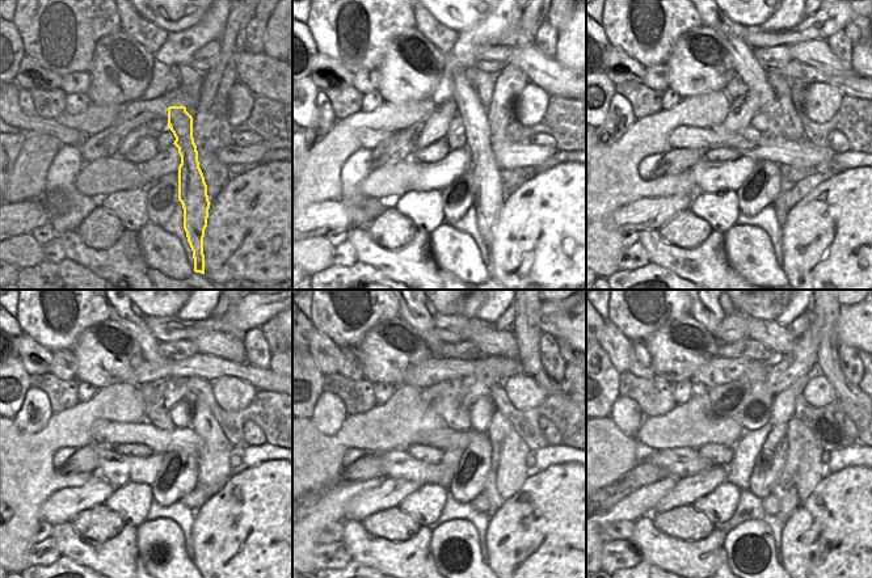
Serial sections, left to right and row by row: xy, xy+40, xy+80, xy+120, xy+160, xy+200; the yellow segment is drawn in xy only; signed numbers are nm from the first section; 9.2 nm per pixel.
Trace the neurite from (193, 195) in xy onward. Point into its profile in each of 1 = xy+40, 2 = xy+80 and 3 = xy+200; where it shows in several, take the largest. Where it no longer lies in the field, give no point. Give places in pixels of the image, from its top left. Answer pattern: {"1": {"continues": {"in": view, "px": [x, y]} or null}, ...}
{"1": {"continues": {"in": "xy+40", "px": [489, 199]}}, "2": {"continues": {"in": "xy+80", "px": [746, 66]}}, "3": {"continues": {"in": "xy+200", "px": [711, 316]}}}

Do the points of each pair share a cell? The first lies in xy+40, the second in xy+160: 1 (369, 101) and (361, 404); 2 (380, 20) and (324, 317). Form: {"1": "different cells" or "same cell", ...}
{"1": "different cells", "2": "same cell"}

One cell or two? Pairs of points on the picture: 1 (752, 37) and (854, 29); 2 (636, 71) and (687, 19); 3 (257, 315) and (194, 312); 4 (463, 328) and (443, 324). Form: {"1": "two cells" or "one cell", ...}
{"1": "two cells", "2": "two cells", "3": "two cells", "4": "one cell"}

